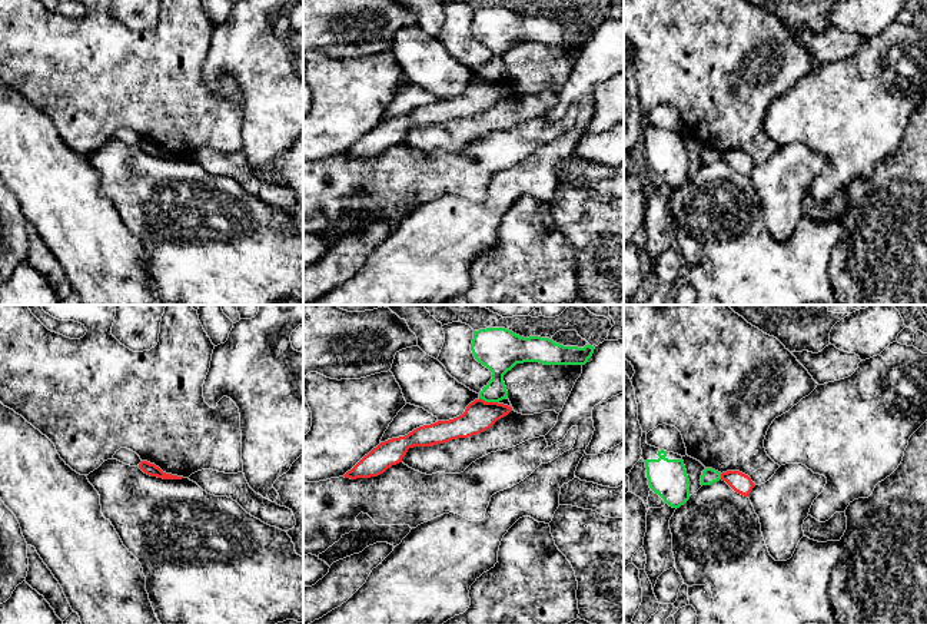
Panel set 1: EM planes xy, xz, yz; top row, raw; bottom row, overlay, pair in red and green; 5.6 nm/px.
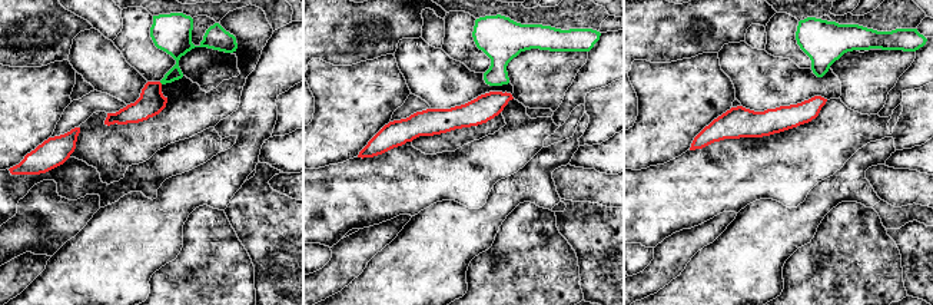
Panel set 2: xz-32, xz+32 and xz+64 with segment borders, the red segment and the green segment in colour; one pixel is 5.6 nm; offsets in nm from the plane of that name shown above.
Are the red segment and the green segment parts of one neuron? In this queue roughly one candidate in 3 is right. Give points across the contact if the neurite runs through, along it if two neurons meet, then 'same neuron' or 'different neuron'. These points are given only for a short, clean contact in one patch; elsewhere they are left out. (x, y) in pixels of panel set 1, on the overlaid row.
border along xz (479, 397), (485, 401), (497, 402); different neuron

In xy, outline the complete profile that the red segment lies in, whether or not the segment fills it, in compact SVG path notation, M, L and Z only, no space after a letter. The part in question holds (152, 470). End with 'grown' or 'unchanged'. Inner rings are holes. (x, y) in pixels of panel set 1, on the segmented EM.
M142 461L139 464L139 468L150 475L150 477L157 477L157 478L163 478L163 479L182 479L183 477L177 477L177 475L172 475L172 474L166 474L163 472L159 467L156 467L154 464L150 464L147 461Z | unchanged

